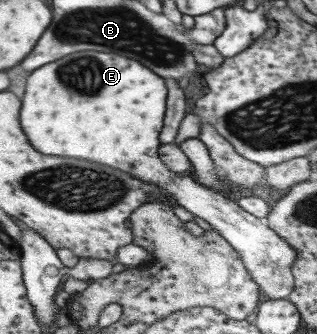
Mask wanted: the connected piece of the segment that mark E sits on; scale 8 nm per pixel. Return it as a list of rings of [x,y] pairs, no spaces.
[[[79,51],[71,56],[65,56],[63,60],[57,60],[55,64],[38,68],[29,76],[27,92],[23,98],[23,128],[27,128],[27,136],[31,136],[31,144],[35,144],[39,152],[109,164],[145,180],[146,184],[156,184],[158,189],[165,190],[168,196],[173,197],[177,204],[205,220],[227,239],[227,242],[241,254],[241,261],[265,295],[270,299],[287,298],[294,291],[293,269],[299,259],[299,251],[291,246],[285,237],[279,236],[265,219],[247,212],[238,202],[221,196],[219,191],[198,184],[193,176],[179,176],[176,172],[171,172],[171,169],[161,161],[159,148],[162,147],[162,143],[159,142],[159,134],[163,130],[168,96],[166,79],[151,68],[145,68],[141,62],[129,60],[119,54]]]

